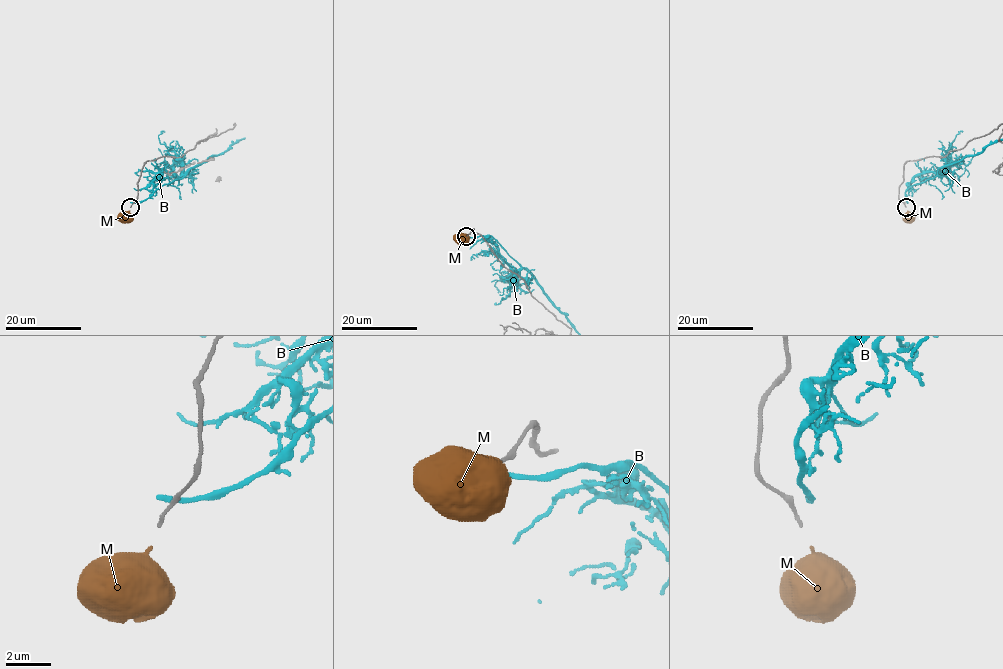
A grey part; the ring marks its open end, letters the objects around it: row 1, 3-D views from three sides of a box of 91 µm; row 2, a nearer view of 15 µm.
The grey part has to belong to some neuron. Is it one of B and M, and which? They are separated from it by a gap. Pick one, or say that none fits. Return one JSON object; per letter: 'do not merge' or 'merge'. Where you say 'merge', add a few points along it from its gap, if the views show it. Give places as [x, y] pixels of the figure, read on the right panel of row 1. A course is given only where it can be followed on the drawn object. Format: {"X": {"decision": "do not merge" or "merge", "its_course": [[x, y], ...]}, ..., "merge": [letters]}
{"B": {"decision": "do not merge"}, "M": {"decision": "merge"}, "merge": ["M"]}

